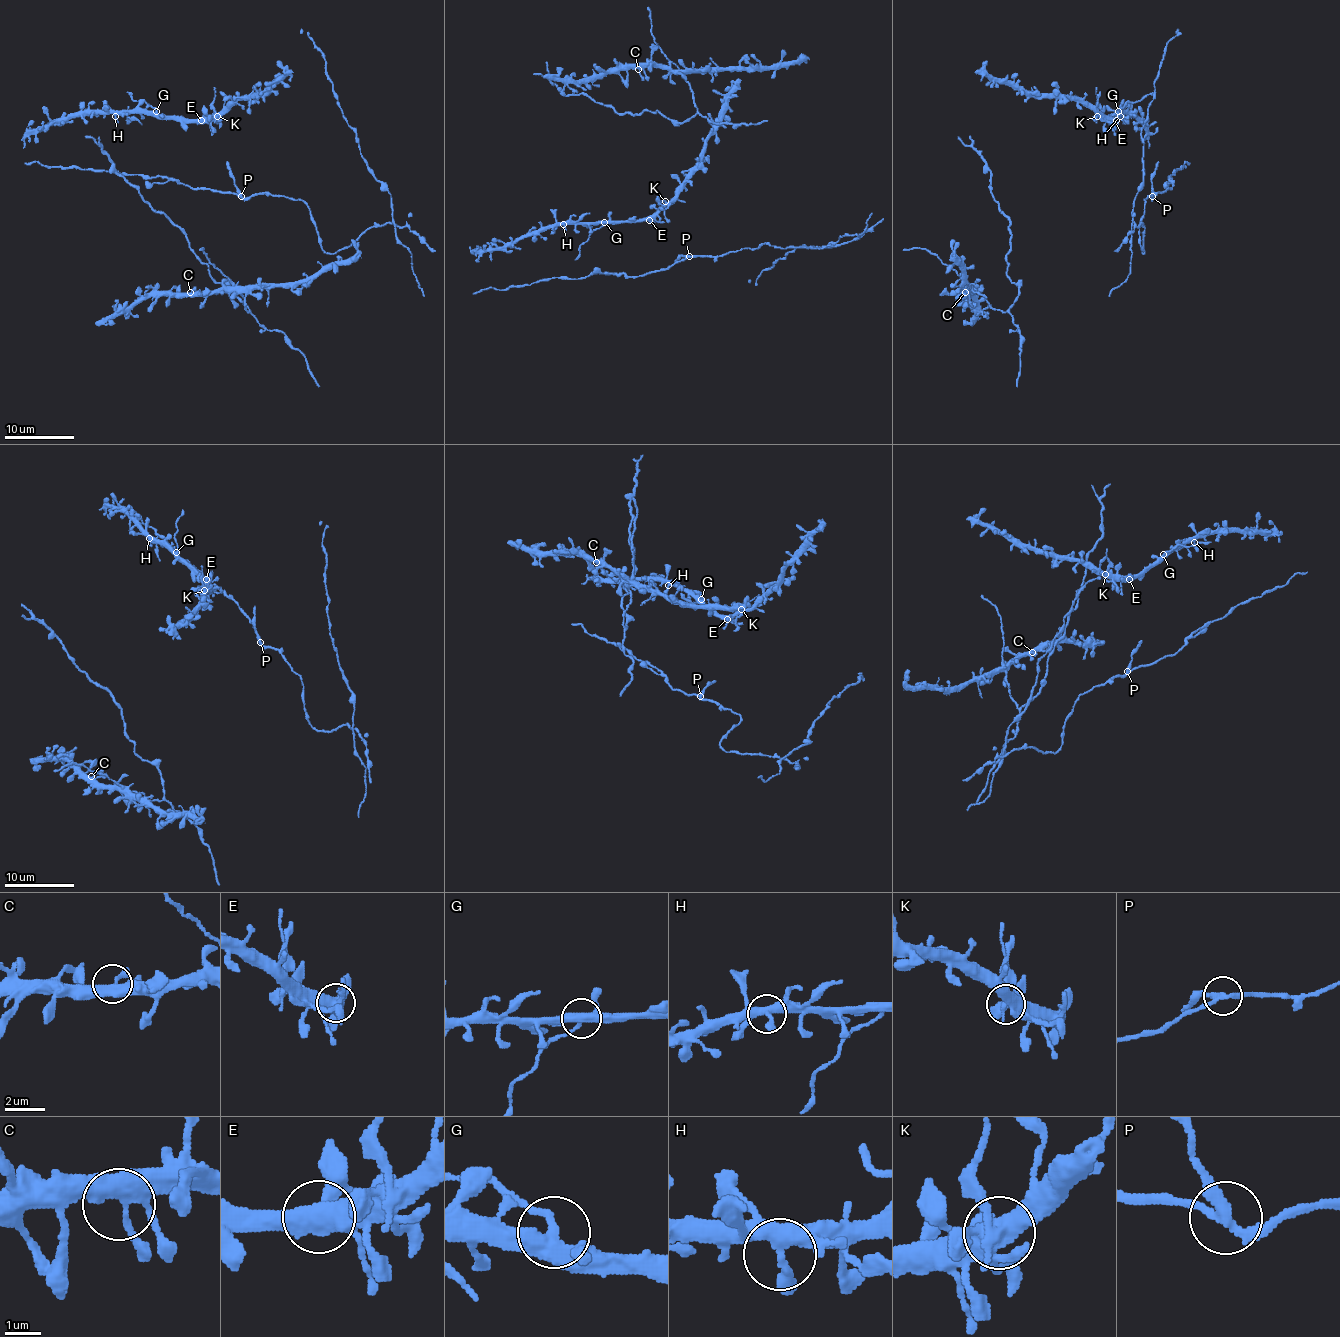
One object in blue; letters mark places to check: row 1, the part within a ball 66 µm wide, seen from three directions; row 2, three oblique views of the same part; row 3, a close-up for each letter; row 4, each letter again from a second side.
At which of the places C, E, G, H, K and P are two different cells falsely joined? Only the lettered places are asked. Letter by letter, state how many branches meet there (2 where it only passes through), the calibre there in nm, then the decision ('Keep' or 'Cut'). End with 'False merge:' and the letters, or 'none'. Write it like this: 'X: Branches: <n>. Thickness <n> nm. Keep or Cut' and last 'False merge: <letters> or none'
C: Branches: 4. Thickness 400 nm. Keep
E: Branches: 4. Thickness 480 nm. Keep
G: Branches: 4. Thickness 380 nm. Cut
H: Branches: 4. Thickness 360 nm. Keep
K: Branches: 4. Thickness 400 nm. Cut
P: Branches: 3. Thickness 260 nm. Cut
False merge: G, K, P

